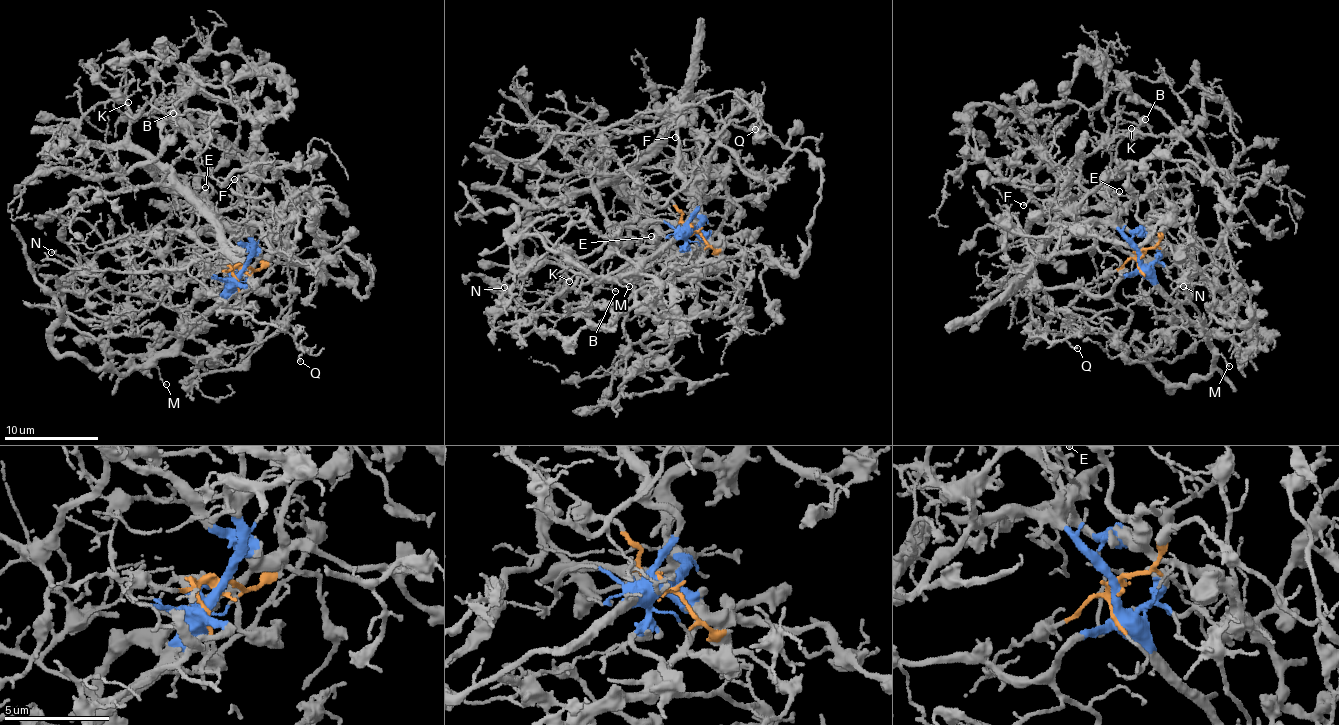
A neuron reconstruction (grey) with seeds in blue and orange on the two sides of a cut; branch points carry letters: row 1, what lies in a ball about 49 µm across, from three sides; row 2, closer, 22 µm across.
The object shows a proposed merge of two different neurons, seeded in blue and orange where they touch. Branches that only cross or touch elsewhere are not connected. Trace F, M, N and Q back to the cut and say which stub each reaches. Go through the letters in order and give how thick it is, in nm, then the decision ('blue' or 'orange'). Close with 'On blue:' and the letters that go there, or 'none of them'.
F: calibre 120 nm; blue
M: calibre 100 nm; blue
N: calibre 120 nm; orange
Q: calibre 140 nm; orange
On blue: F, M

